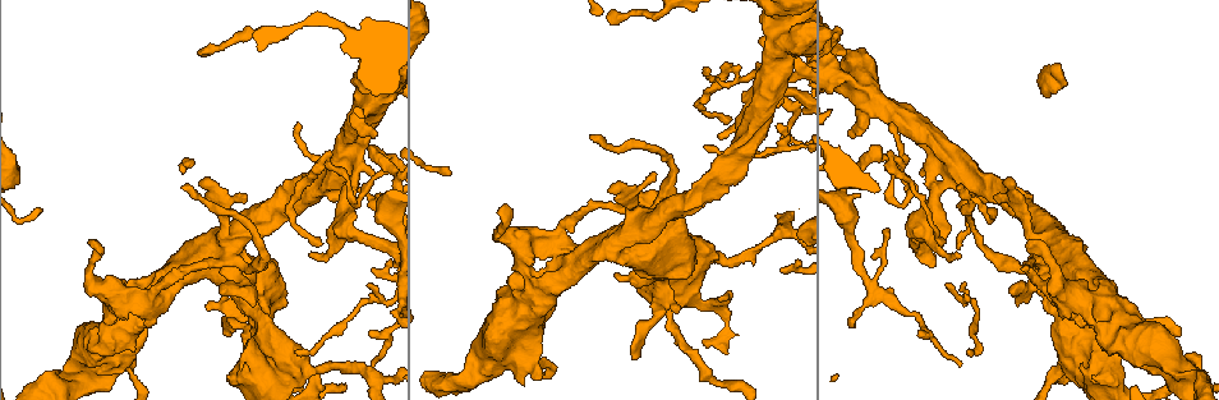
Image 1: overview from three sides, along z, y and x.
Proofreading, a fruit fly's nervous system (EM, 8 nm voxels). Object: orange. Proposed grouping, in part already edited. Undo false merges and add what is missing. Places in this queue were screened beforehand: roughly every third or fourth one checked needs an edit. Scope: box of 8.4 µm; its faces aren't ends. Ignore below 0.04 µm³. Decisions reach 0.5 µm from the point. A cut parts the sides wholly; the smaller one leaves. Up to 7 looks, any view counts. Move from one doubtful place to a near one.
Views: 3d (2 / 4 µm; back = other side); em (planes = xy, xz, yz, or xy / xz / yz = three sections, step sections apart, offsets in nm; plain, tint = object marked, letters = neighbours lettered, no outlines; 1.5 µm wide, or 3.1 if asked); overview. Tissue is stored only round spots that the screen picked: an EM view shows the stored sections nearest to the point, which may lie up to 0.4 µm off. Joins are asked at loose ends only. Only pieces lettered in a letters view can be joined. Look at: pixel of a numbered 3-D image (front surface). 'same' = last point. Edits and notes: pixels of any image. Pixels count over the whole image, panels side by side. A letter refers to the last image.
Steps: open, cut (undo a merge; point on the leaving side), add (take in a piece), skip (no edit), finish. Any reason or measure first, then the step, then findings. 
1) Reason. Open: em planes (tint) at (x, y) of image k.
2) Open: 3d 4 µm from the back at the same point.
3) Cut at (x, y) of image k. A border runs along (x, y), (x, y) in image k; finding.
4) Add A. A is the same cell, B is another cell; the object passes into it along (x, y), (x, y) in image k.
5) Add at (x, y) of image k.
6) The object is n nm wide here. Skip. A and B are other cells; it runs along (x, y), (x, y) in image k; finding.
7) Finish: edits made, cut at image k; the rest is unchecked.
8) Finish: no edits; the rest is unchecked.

Tapers out. Open: em planes (plain) at (707, 72) of image 1.

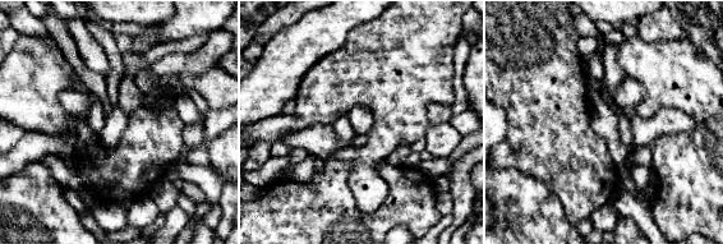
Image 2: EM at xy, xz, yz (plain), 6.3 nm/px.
See the neighbours. Open: em planes (letters) at the same point.

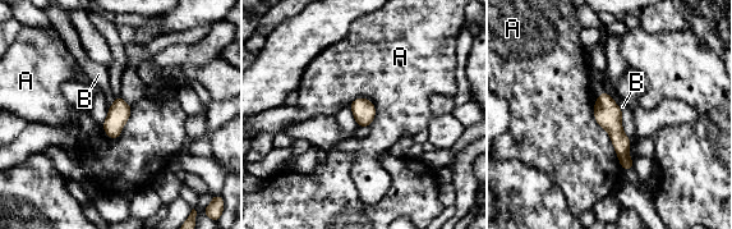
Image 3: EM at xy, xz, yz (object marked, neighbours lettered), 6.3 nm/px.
The object is 140 nm wide here. Skip. A and B are other cells; it runs along (604, 95), (604, 109), (630, 165) in image 3; no lettered piece goes on from it.

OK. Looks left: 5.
Abrupt turn. Open: em planes (plain) at (899, 207) of image 1.

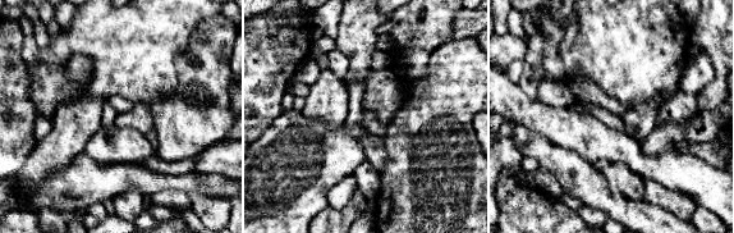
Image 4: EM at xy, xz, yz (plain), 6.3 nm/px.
What lies round it. Open: em planes (letters) at the same point.

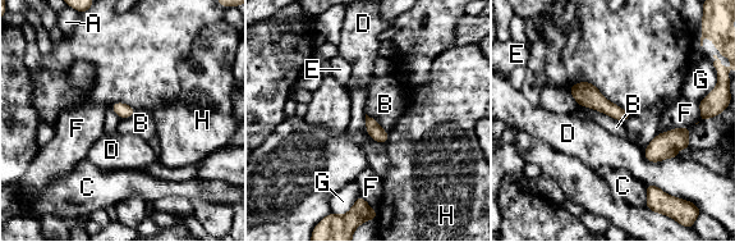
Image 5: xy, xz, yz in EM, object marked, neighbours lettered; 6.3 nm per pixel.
Skip. A, B, C, D, E, F, G and H are other cells; continuous, no second cell.

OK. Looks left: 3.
Long arm stops here. Open: 3d 2 µm at (589, 138) of image 1.

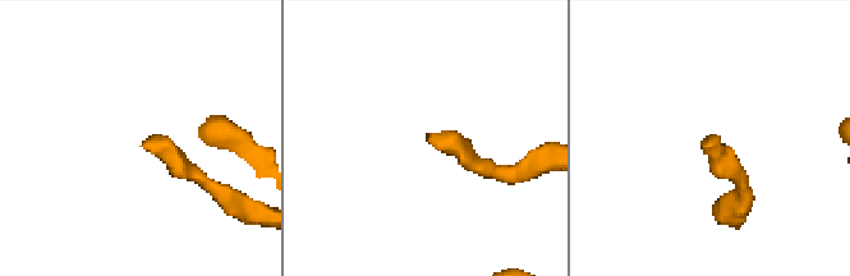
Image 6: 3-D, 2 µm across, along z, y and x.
Need the tissue. Open: em yz step 4 (tint) at (428, 139) of image 6.

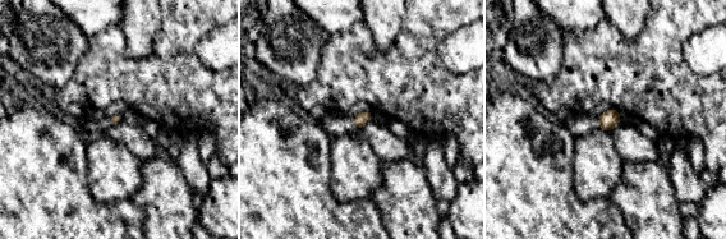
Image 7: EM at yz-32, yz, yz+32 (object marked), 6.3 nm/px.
Open: em yz step 4 (letters) at the same point.

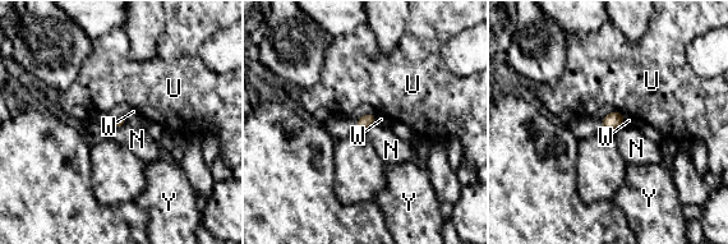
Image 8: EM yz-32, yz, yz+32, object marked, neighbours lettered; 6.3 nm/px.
Skip. N, U, W and Y are other cells; no lettered piece goes on from it.

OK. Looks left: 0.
Finish: no edits; the rest is unchecked.

